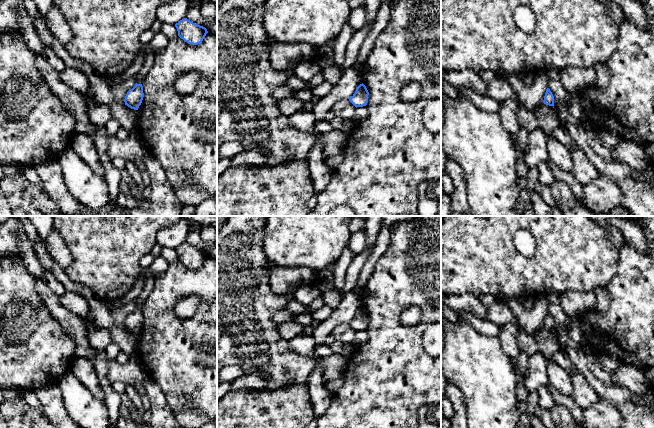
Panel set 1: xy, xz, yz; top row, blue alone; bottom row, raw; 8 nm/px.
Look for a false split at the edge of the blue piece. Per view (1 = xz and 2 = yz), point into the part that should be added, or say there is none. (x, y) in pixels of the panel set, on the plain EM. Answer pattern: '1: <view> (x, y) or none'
1: none
2: none

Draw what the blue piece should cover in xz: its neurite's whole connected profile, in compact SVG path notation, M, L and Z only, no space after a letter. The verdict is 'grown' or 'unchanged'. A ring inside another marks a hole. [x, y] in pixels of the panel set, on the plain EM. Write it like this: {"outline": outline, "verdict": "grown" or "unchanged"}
{"outline": "M362 307L357 312L355 317L349 322L349 325L357 332L366 330L368 327L369 316L366 310Z", "verdict": "unchanged"}

